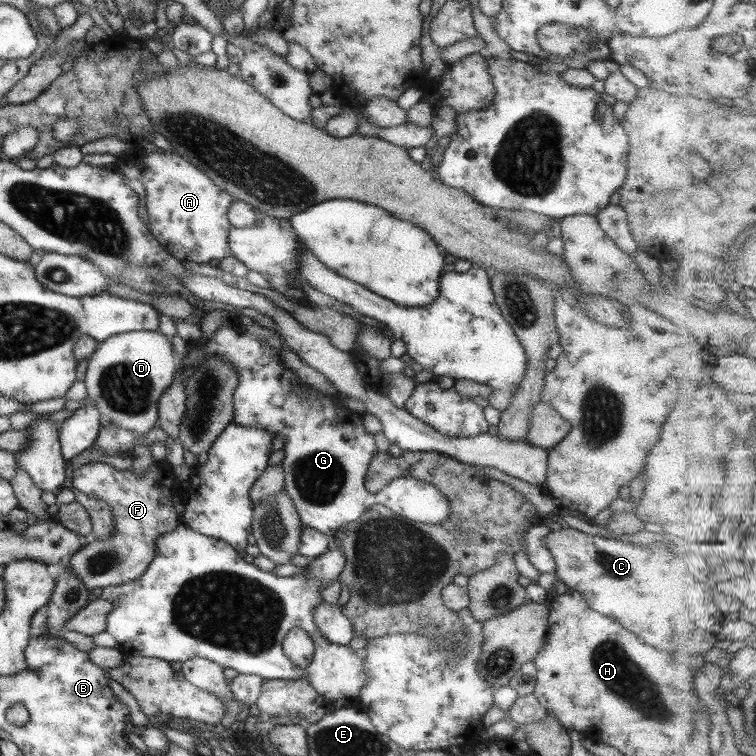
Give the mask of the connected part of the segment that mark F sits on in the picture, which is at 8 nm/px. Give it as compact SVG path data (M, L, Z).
M165 460L153 462L139 478L131 470L117 470L101 462L81 465L72 472L73 489L107 502L113 518L113 535L109 539L87 542L69 558L69 569L89 595L93 588L115 586L143 574L153 560L155 538L180 525L171 504L171 495L180 487L175 475Z

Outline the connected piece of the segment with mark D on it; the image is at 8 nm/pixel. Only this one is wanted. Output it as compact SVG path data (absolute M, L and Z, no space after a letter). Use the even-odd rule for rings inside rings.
M159 330L114 334L97 343L87 359L85 398L100 412L102 422L115 423L140 437L156 424L158 400L173 382L177 365L171 343Z

